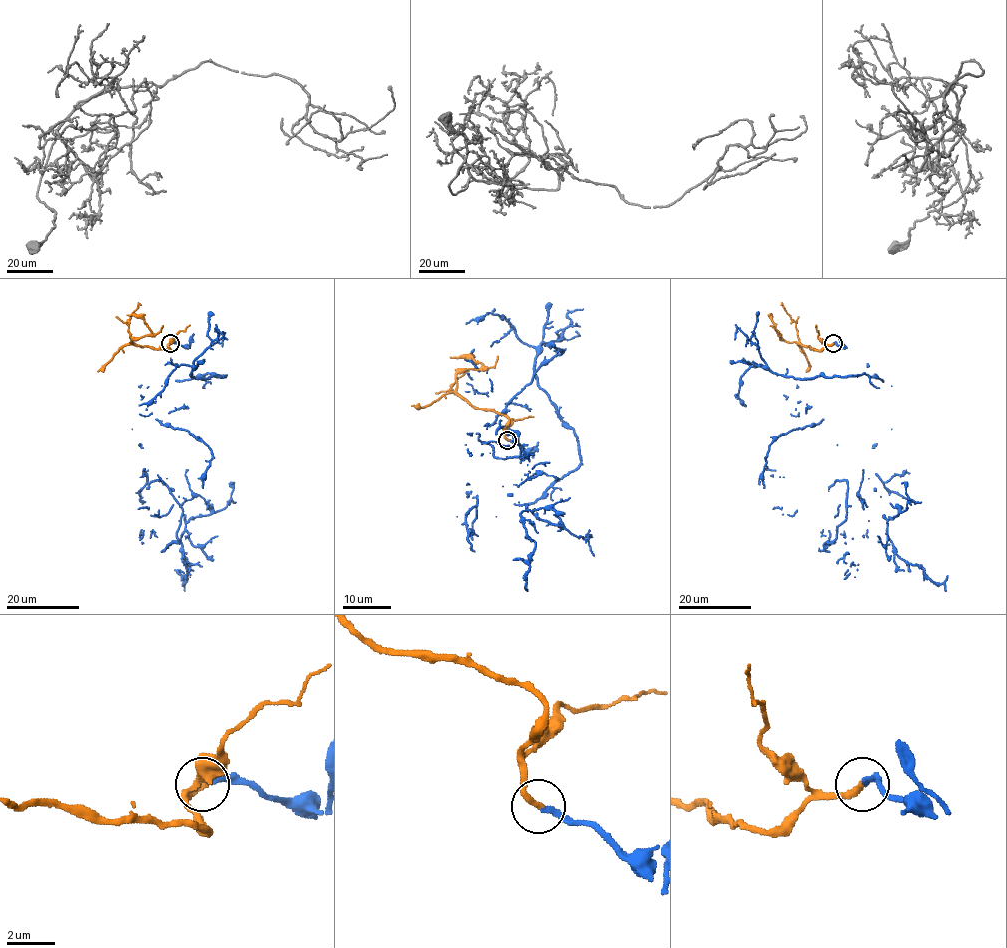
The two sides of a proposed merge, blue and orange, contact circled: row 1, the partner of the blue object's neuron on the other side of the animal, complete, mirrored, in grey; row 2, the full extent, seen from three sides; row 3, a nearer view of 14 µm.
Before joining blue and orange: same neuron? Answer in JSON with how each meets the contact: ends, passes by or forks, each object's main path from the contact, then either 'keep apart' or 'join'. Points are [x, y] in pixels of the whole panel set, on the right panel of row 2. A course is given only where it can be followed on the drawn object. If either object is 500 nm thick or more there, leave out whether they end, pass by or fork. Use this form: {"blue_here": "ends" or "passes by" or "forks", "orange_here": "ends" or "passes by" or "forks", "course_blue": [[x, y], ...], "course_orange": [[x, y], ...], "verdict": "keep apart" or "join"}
{"blue_here": "ends", "orange_here": "ends", "course_blue": [[833, 343], [883, 380], [795, 378], [837, 444], [834, 481], [847, 505], [883, 515], [899, 556], [948, 576]], "course_orange": [[833, 343], [816, 350], [797, 342], [784, 341], [770, 315]], "verdict": "join"}

